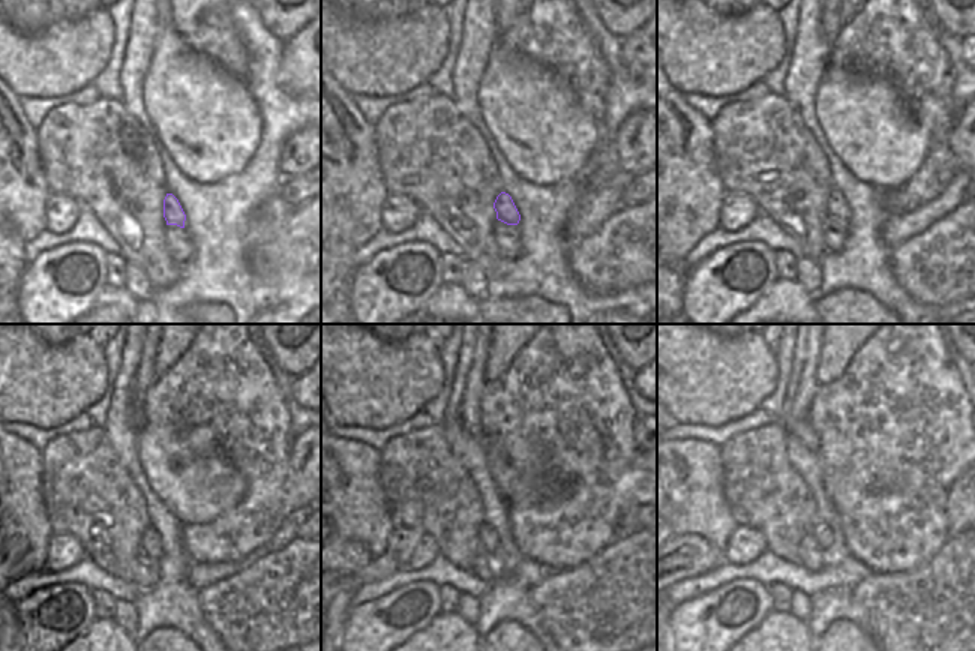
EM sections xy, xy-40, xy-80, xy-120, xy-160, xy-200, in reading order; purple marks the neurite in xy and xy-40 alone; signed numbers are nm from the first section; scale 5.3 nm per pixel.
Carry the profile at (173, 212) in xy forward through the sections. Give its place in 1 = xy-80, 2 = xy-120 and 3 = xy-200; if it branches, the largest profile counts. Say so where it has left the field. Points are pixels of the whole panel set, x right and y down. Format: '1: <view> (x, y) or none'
1: xy-80 (839, 209)
2: xy-120 (150, 540)
3: xy-200 (822, 534)

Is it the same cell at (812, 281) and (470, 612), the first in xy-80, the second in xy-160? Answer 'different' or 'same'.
same

